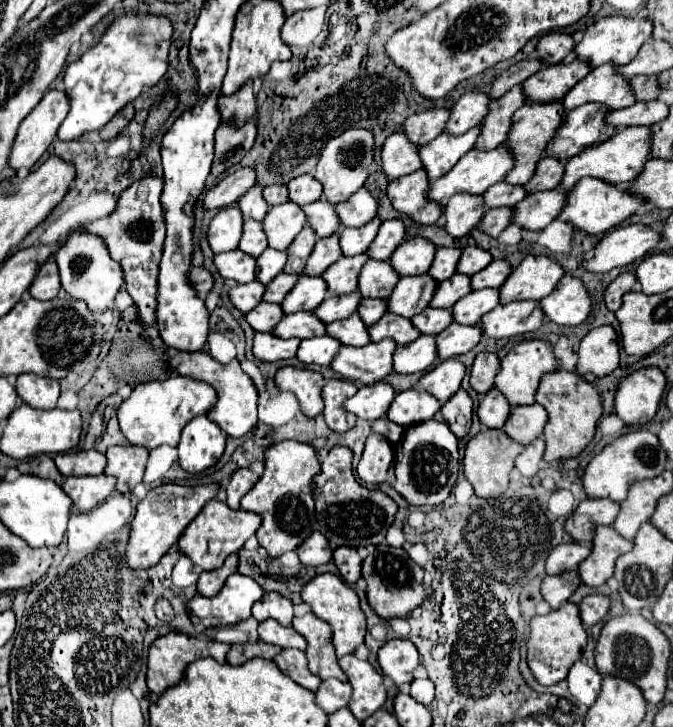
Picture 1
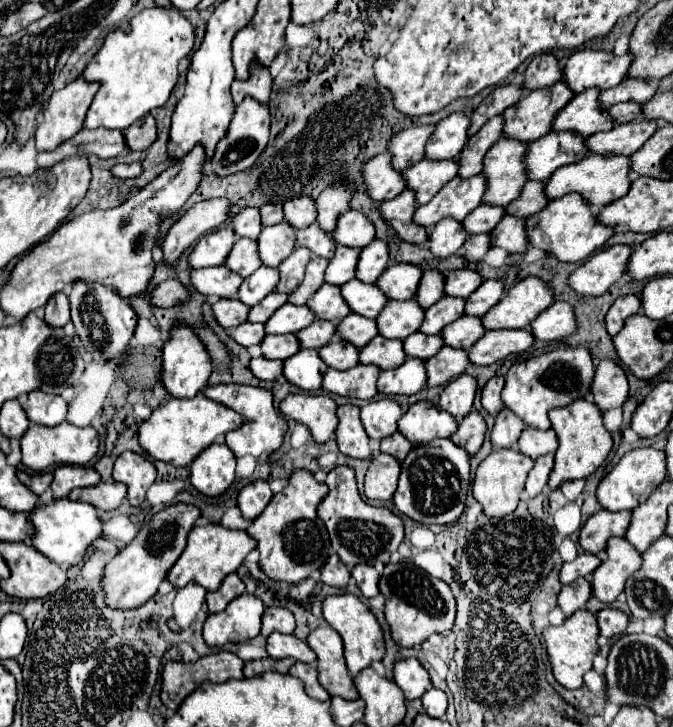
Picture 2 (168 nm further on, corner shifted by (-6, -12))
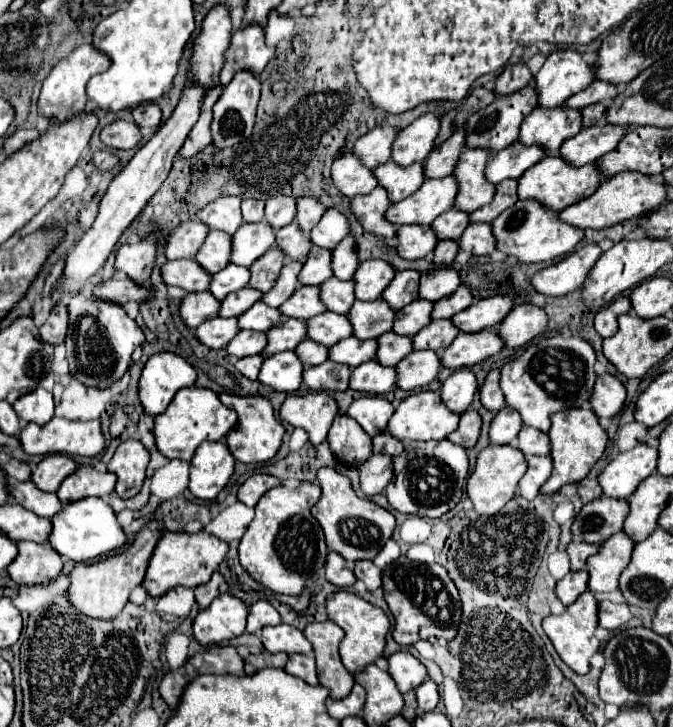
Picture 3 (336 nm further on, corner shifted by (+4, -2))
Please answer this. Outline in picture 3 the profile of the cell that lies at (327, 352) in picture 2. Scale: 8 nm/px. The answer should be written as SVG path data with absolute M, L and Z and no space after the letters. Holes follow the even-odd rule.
M306 338L306 340L302 340L298 344L296 354L298 354L298 358L302 358L304 366L322 364L322 362L328 360L328 348L322 346L322 344L318 344L318 342L314 342L314 340L310 340L310 338Z

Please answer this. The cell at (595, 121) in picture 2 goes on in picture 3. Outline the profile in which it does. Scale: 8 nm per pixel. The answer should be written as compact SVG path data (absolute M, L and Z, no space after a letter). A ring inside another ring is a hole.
M534 108L522 122L520 140L526 146L538 144L548 154L558 150L566 138L576 136L582 130L582 116L576 108Z

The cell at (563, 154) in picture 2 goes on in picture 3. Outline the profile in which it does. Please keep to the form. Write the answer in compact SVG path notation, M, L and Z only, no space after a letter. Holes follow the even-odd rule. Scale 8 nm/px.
M514 142L506 150L492 154L486 166L486 178L492 184L500 184L506 178L520 178L530 166L540 162L546 156L542 146L524 146L522 142Z

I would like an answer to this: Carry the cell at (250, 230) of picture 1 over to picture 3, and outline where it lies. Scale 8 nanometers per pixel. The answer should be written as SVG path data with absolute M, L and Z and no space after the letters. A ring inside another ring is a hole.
M210 230L202 250L198 250L196 258L198 264L212 274L220 272L224 266L230 264L230 248L232 246L232 236L224 234L222 230Z

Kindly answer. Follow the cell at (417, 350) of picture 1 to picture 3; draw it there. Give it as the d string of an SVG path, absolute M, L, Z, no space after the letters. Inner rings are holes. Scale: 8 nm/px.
M368 360L354 368L354 374L350 376L350 388L368 394L386 394L396 386L396 380L398 372L394 366L382 366L376 360Z

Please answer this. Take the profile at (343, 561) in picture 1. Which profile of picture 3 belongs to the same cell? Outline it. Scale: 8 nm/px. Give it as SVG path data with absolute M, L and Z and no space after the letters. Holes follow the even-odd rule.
M358 560L356 564L354 564L354 574L356 574L356 578L360 580L360 582L364 582L364 586L372 592L372 590L376 590L376 588L380 588L380 584L382 584L382 580L380 580L380 570L374 566L374 562L370 562L370 560Z

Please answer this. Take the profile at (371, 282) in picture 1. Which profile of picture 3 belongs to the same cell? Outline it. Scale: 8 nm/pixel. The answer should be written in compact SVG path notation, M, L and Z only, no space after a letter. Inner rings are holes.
M332 276L320 286L320 290L322 290L320 296L326 308L338 314L348 314L348 310L356 302L352 280L338 280L336 276Z

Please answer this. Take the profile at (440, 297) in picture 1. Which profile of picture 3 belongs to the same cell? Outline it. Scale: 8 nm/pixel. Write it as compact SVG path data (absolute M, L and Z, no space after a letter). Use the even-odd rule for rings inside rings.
M414 300L412 304L396 312L392 330L402 336L414 336L418 330L422 330L432 322L432 310L434 310L434 302Z

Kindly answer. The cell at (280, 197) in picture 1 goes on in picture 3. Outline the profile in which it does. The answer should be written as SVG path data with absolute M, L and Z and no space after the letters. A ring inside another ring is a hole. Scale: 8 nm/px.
M244 200L242 202L244 222L260 222L264 220L264 202L262 200Z

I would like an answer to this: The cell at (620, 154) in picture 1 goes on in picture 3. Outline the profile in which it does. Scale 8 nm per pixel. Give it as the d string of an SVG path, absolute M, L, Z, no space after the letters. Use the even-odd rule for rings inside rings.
M544 156L538 164L534 164L532 168L528 168L522 178L518 180L518 198L526 200L526 198L534 198L538 202L542 202L544 206L560 212L566 206L594 194L594 190L606 180L606 176L602 174L602 170L598 168L598 164L586 164L586 166L572 166L570 162L566 162L562 156Z

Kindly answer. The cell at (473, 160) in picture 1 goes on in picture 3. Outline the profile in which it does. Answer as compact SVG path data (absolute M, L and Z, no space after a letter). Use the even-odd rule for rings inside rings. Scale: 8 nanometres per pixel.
M454 176L426 178L424 184L406 200L392 204L386 210L386 218L392 224L432 224L438 214L454 206L458 194L458 182Z

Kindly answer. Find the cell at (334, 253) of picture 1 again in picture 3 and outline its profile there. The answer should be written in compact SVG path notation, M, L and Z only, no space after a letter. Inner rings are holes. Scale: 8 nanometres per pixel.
M286 260L278 282L274 284L274 288L272 288L270 292L266 292L266 294L262 296L262 300L264 300L268 306L280 308L280 306L294 294L294 290L298 288L298 274L300 274L300 270L302 270L302 262Z

